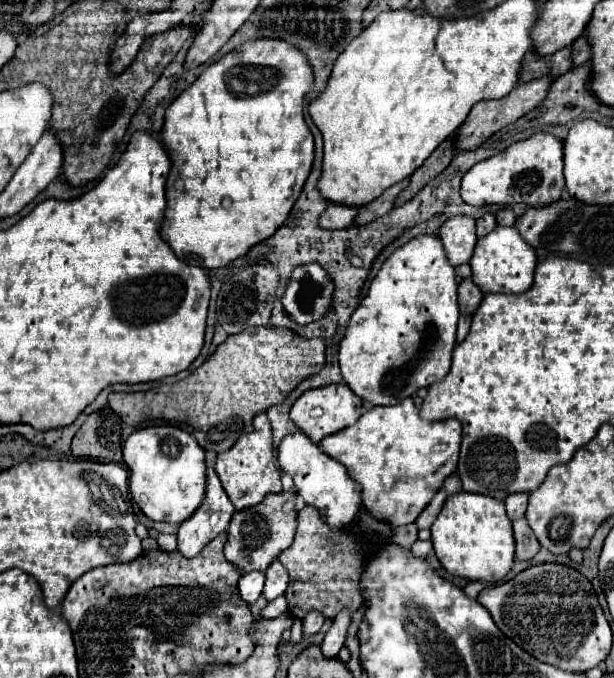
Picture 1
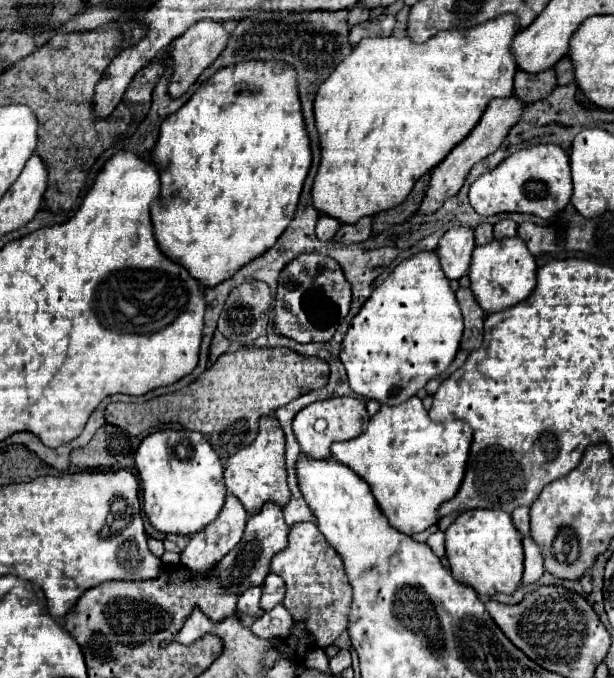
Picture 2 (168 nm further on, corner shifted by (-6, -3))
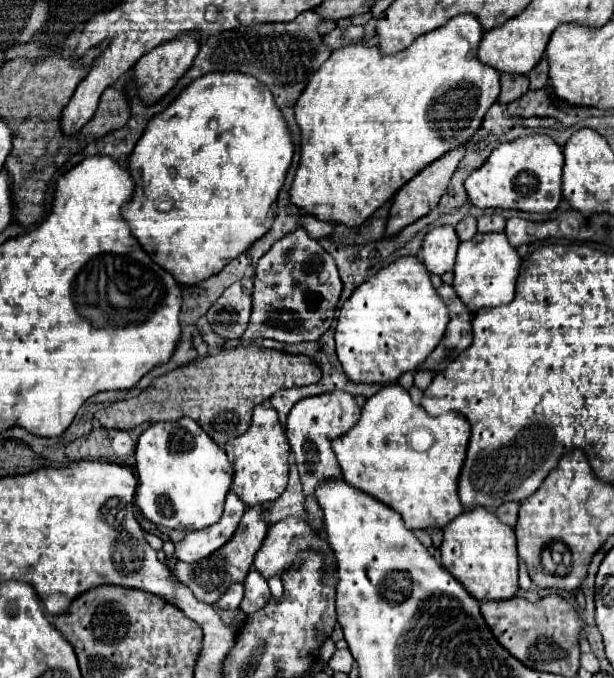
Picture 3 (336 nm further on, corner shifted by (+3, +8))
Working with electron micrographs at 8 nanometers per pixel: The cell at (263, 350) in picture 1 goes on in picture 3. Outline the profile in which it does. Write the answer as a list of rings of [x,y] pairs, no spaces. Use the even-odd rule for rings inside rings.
[[[233,347],[221,349],[215,355],[195,359],[175,371],[157,377],[145,391],[133,399],[117,401],[95,413],[95,419],[103,427],[133,429],[143,421],[175,421],[179,417],[191,417],[211,439],[223,447],[229,439],[239,437],[251,425],[251,411],[255,405],[265,403],[273,393],[289,387],[311,385],[321,379],[319,365],[307,355],[287,355],[271,349]]]

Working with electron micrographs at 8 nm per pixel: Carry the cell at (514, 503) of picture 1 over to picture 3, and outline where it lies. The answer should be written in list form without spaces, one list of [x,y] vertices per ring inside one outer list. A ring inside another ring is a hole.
[[[507,501],[507,503],[503,503],[503,505],[499,505],[499,507],[497,507],[495,515],[497,515],[497,517],[499,517],[499,519],[505,523],[505,525],[515,527],[517,517],[519,517],[519,503]]]

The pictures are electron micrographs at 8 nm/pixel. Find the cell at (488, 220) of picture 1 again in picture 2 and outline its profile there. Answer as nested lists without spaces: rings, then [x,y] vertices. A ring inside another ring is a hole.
[[[480,224],[478,228],[474,228],[474,238],[476,238],[476,246],[482,246],[482,244],[492,242],[494,240],[492,226],[490,224]]]

